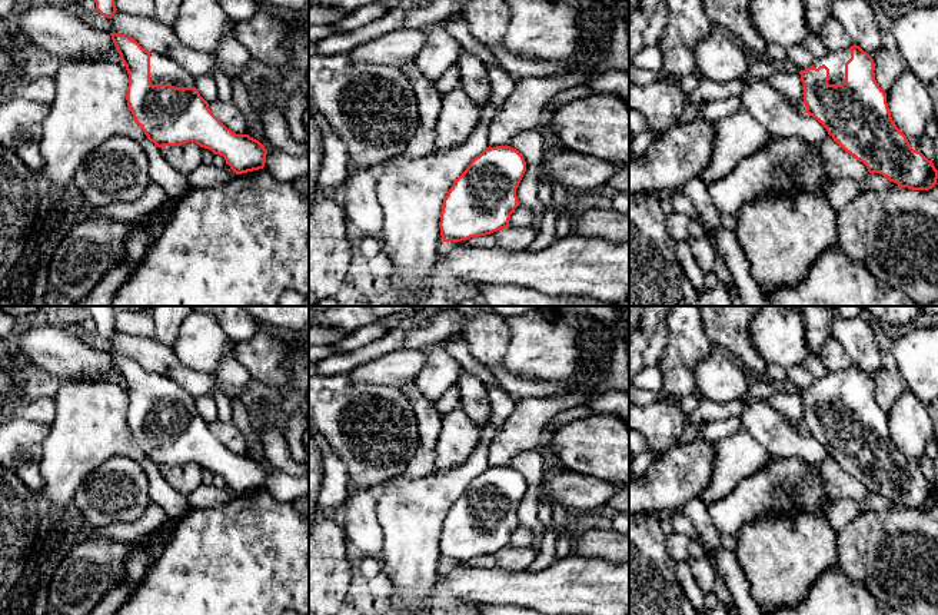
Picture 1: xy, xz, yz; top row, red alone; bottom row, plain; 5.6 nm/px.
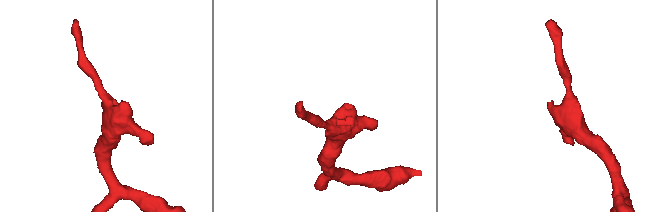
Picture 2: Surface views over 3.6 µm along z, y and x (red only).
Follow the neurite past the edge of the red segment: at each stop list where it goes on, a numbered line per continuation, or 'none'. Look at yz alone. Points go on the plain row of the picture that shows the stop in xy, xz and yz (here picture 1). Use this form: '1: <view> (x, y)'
1: yz (835, 382)

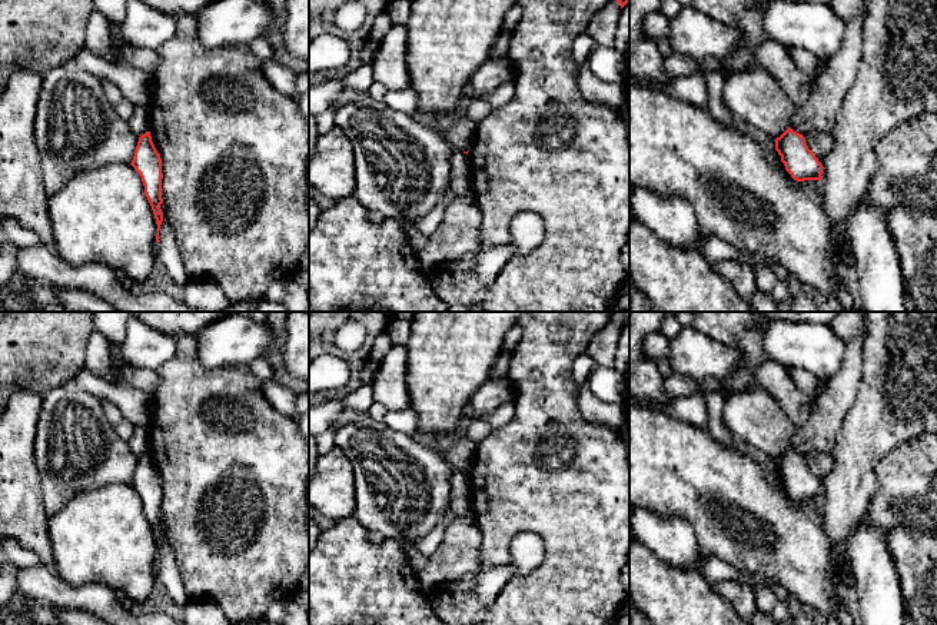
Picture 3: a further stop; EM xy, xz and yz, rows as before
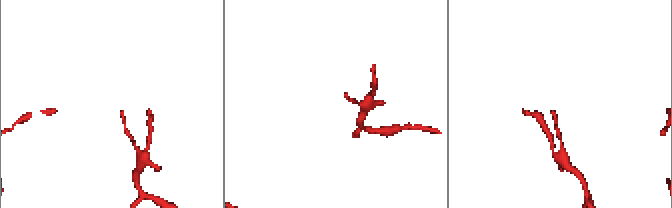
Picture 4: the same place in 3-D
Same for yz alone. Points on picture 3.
none

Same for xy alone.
none

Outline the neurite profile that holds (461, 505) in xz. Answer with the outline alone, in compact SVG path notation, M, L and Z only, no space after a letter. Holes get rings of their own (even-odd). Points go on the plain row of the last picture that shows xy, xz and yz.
M456 472L451 479L452 516L472 516L471 481L463 472Z

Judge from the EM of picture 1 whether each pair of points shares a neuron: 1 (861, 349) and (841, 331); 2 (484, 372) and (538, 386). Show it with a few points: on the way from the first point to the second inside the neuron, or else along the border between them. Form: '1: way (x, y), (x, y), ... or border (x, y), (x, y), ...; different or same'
1: way (857, 345), (845, 333); same
2: border (471, 351), (504, 388); different

